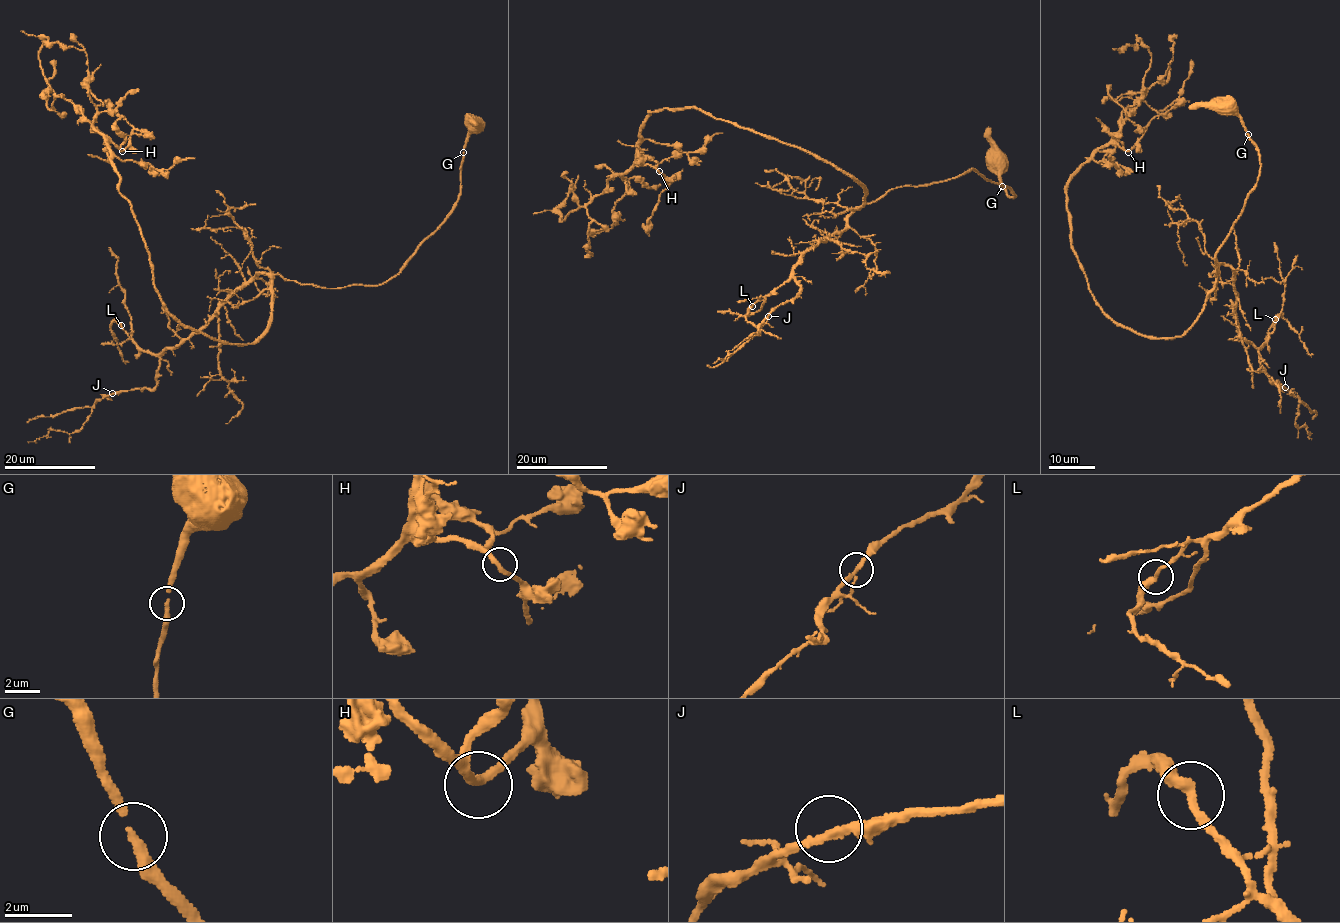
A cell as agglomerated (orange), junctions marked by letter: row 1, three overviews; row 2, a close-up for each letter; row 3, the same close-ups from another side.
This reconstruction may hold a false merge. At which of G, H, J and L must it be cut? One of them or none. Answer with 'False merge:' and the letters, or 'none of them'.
False merge: none of them

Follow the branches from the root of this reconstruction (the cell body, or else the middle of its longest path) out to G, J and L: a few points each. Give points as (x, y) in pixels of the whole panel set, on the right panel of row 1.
G: (1226, 112), (1237, 115), (1248, 134)
J: (1226, 112), (1260, 173), (1208, 274), (1229, 265), (1236, 328), (1285, 387)
L: (1226, 112), (1260, 173), (1208, 274), (1229, 265), (1236, 328), (1256, 347), (1275, 319)

